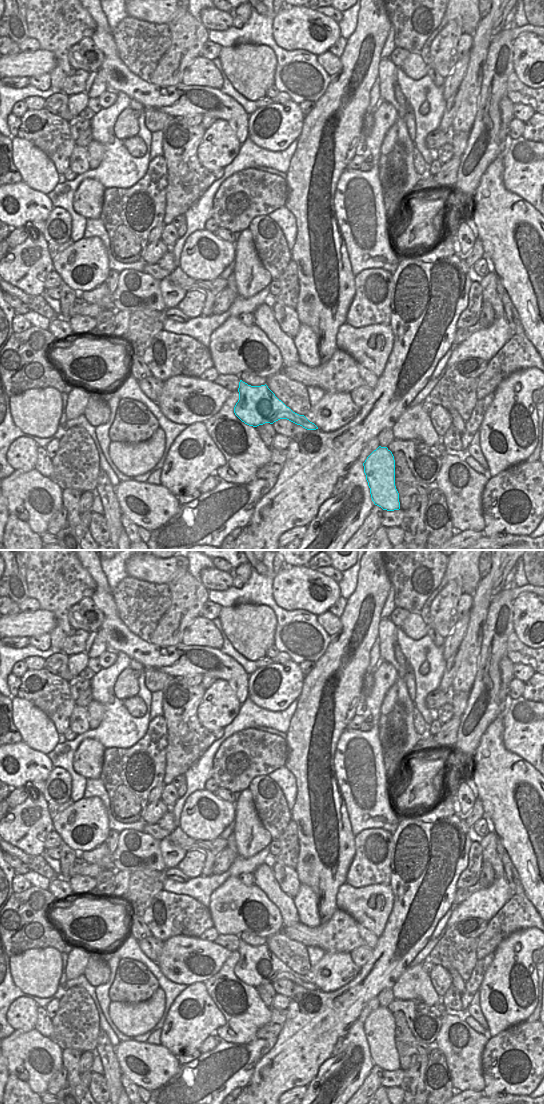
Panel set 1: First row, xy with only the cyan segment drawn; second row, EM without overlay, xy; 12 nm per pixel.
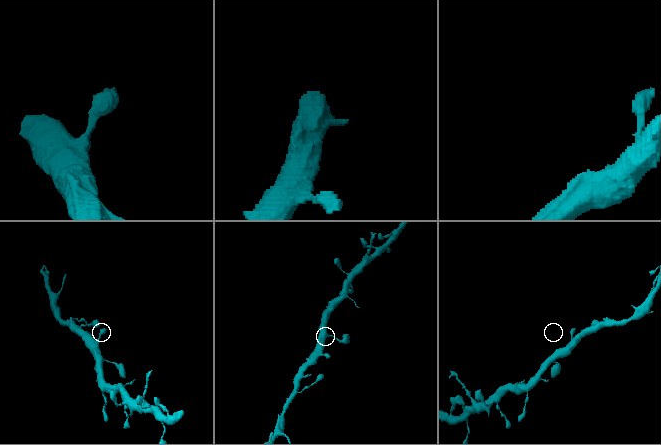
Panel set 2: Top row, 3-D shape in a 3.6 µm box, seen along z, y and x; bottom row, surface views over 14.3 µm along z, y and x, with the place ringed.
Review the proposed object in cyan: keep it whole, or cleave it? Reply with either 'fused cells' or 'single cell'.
single cell

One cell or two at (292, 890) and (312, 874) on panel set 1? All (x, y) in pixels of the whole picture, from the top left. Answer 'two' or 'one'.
two

